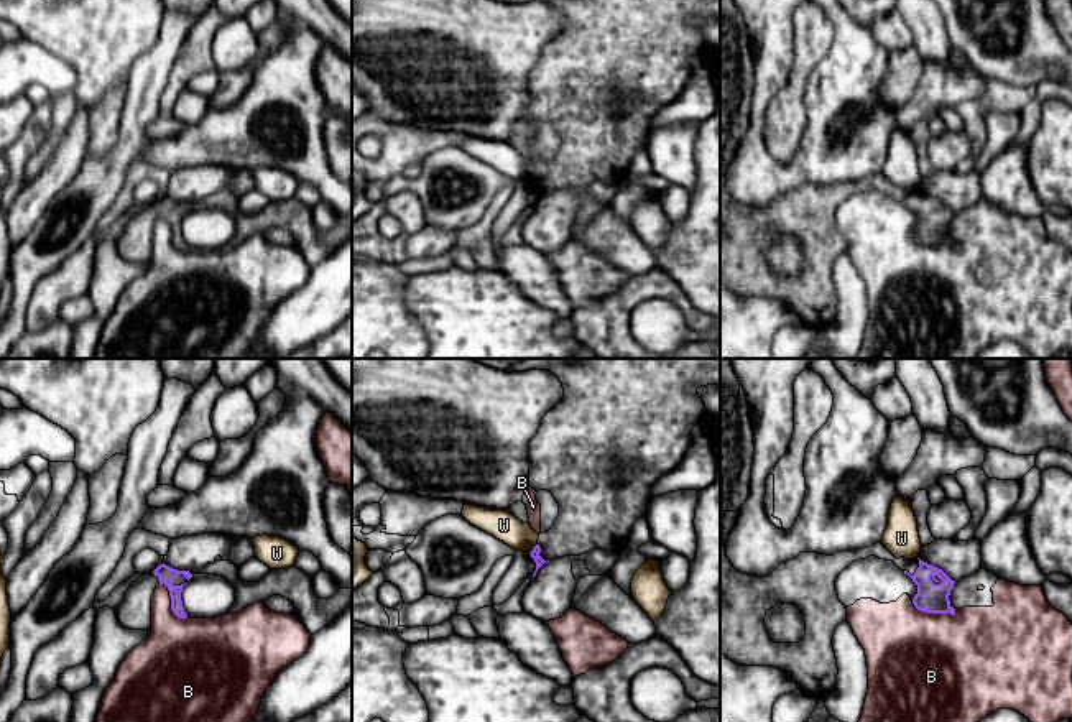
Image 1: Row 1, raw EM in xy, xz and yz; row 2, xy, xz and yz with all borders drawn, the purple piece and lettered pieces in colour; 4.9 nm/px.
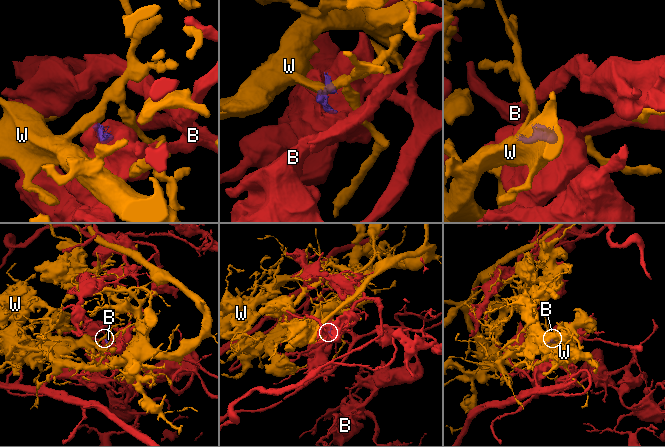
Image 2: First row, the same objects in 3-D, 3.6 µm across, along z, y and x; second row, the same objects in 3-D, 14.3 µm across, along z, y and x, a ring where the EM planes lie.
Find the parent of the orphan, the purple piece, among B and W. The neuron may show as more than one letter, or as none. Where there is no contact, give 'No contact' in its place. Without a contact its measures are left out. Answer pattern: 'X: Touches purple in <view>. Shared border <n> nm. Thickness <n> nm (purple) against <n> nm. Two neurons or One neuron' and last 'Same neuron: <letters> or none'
B: Touches purple in yz. Shared border 240 nm. Thickness 150 nm (purple) against 500 nm. Two neurons
W: Touches purple in xz. Shared border 70 nm. Thickness 50 nm (purple) against 150 nm. Two neurons
Same neuron: none

